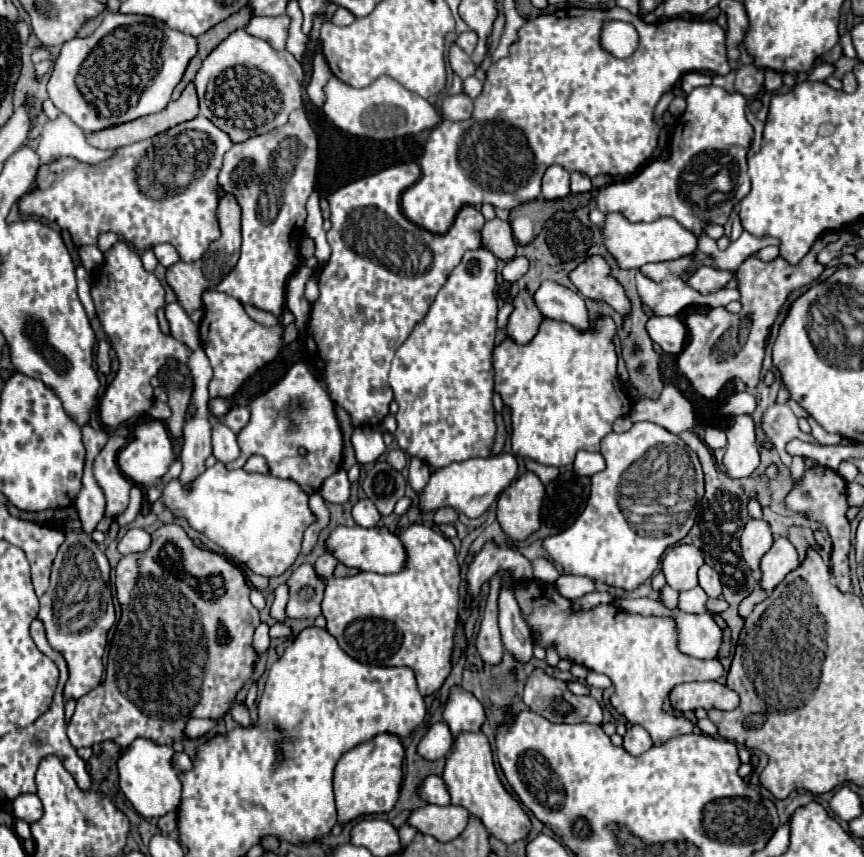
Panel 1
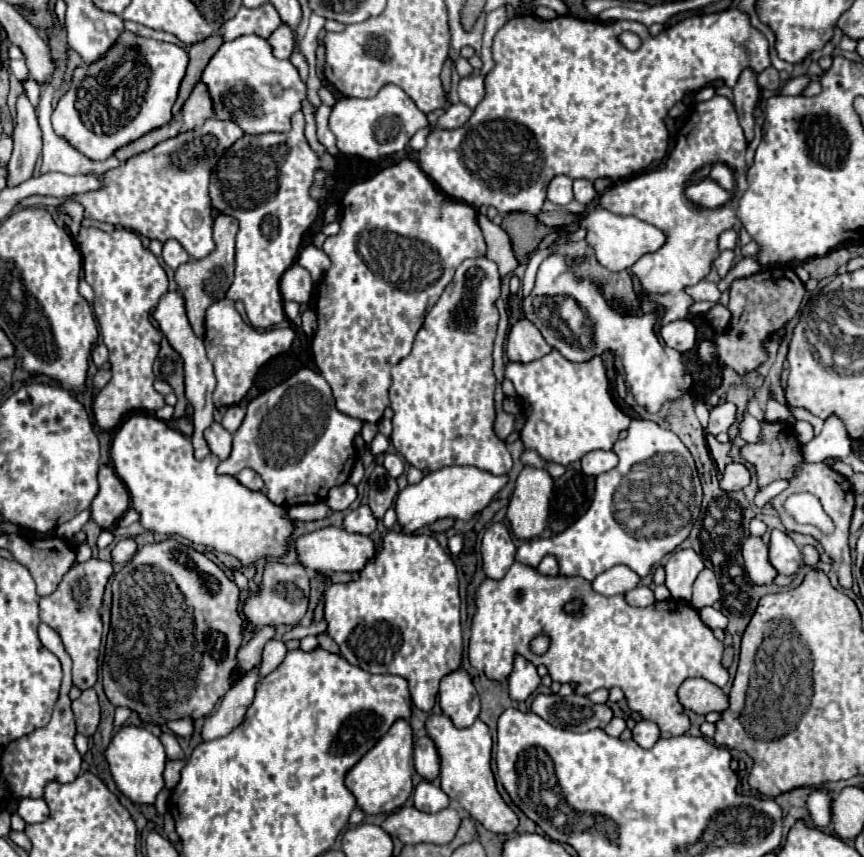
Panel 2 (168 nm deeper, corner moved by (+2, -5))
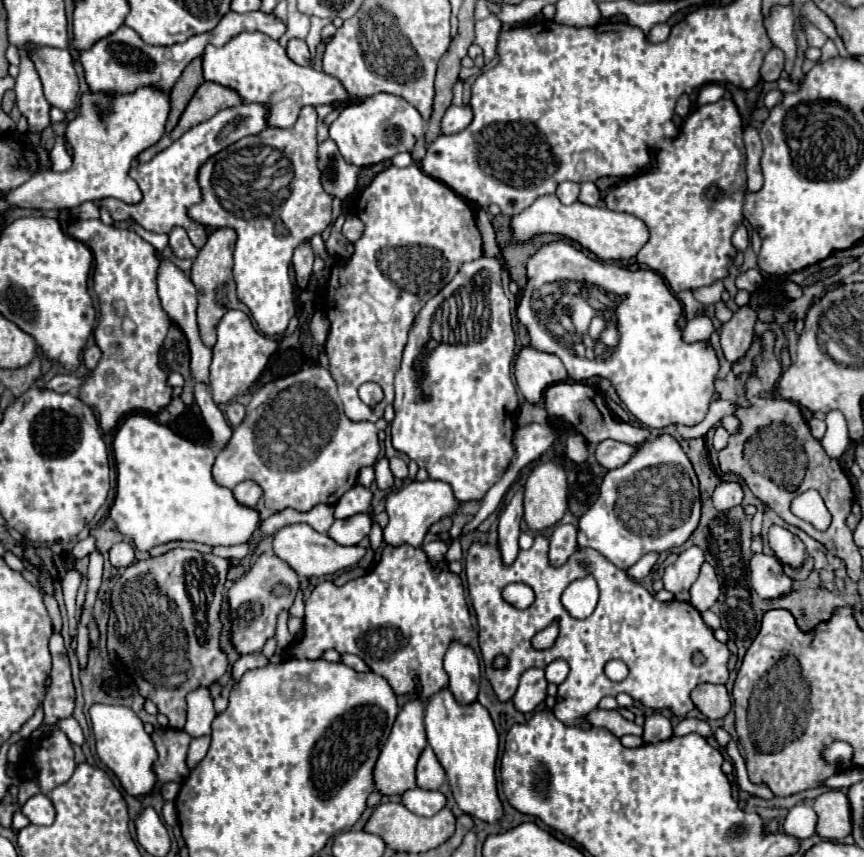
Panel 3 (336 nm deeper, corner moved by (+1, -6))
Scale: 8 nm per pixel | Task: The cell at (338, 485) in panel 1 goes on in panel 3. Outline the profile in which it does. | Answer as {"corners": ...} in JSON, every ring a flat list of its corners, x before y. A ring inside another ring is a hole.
{"corners":[[354,486,350,488,334,506,334,516,336,518,350,518,358,512,368,512,370,510,370,500,372,500,372,492,364,486]]}

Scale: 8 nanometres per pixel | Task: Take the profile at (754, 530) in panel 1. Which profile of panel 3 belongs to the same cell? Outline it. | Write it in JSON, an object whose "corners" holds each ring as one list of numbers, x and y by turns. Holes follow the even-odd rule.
{"corners":[[764,552,752,554,750,578,752,578,752,588,758,592,760,598,778,598,790,592,792,580,782,574,784,570,776,556,768,556]]}

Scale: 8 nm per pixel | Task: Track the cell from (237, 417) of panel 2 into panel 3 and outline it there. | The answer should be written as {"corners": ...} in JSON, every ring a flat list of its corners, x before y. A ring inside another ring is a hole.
{"corners":[[238,402,228,404,228,408,226,408,226,418,228,418,228,422,230,422,232,428,236,428,236,426,244,420,244,412,246,412,246,408,244,408,242,404,238,404]]}

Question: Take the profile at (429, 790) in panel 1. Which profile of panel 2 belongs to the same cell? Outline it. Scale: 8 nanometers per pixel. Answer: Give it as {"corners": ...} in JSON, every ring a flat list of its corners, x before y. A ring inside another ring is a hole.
{"corners":[[421,781,415,787,413,793,415,807,423,813,439,813,449,805,449,797,443,793,443,789,431,781]]}

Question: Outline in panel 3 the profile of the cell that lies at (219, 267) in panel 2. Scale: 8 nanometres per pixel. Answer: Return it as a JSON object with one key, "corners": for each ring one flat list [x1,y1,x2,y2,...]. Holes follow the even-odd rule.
{"corners":[[218,228,210,234,206,246,198,252,198,256,192,264,190,280,198,288,198,328,200,328,202,342,208,348,212,348,216,344,216,324,224,316,224,312,228,312,230,308,244,310,244,306,236,298,236,286,234,286,234,278,232,278,234,244,236,244,234,228]]}

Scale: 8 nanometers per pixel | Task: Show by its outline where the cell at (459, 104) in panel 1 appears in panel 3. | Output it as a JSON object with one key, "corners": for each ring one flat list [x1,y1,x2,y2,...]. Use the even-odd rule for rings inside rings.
{"corners":[[450,106,442,118,442,134,456,134,472,122,470,106]]}

